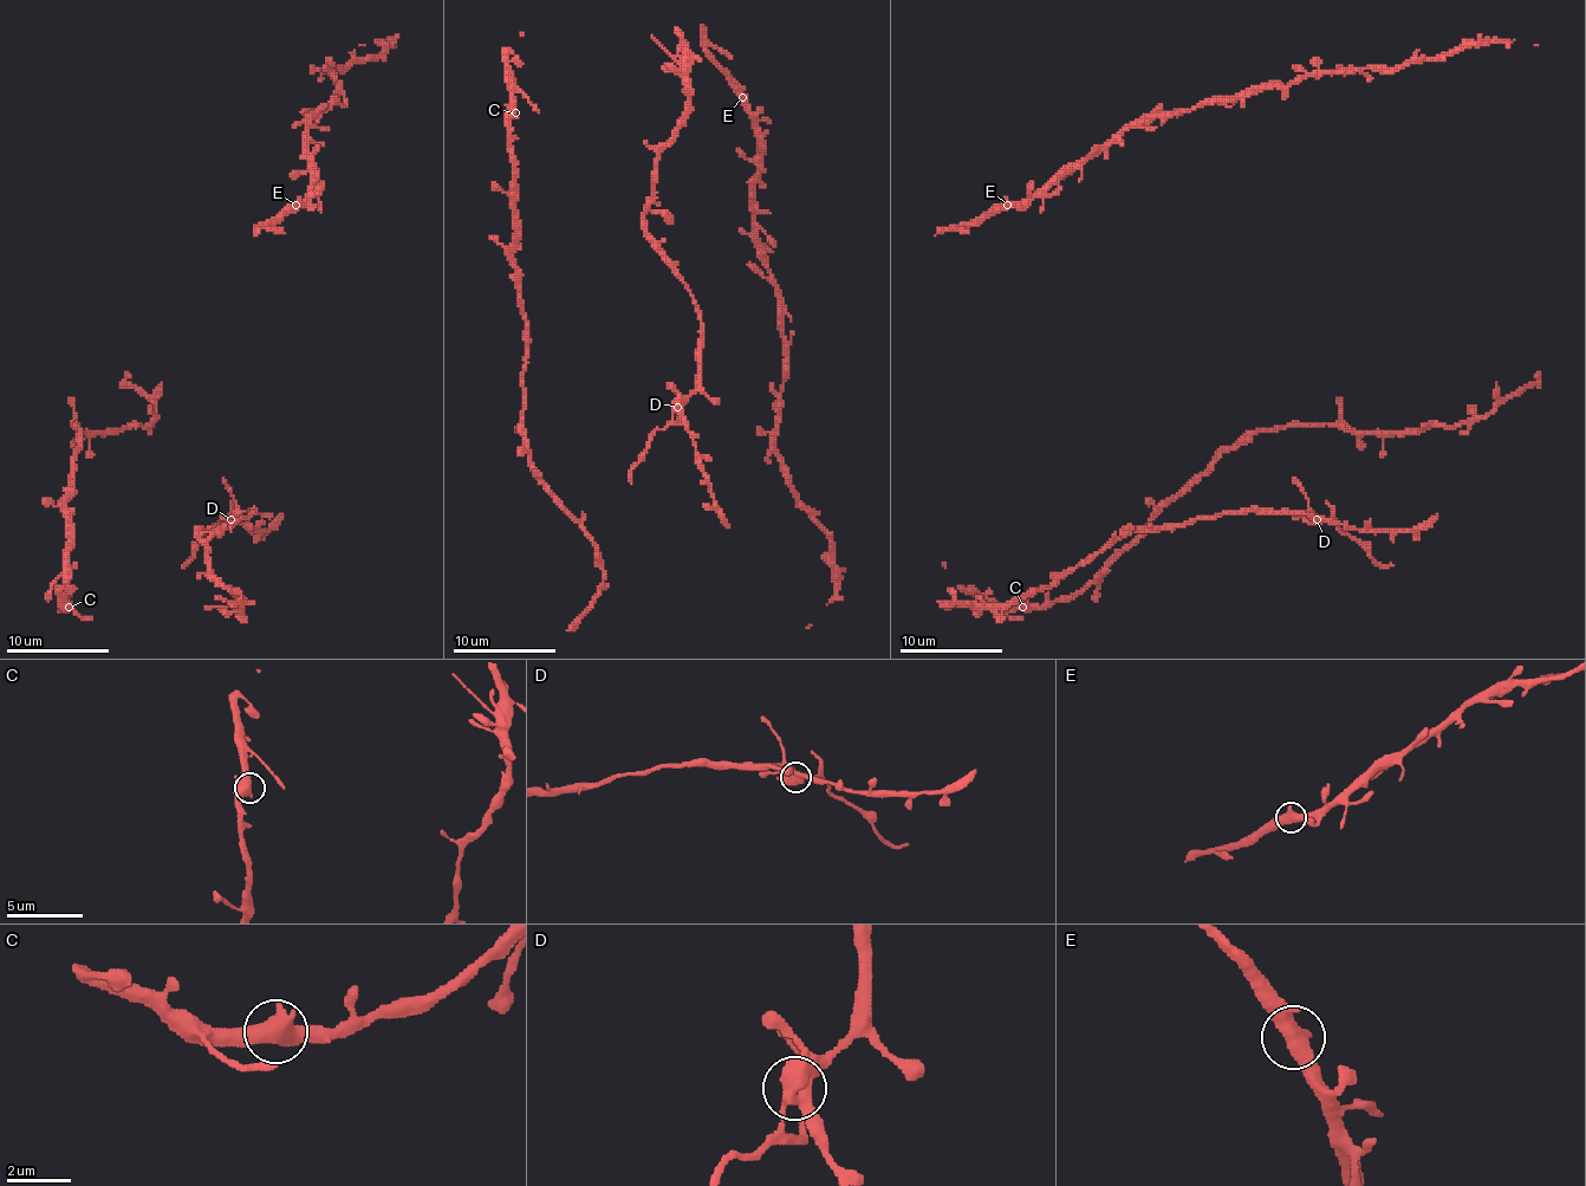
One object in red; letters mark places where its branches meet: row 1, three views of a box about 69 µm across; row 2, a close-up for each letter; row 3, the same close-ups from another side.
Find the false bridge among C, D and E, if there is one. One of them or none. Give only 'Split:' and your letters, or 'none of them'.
Split: D

